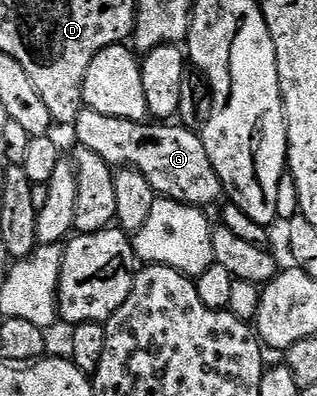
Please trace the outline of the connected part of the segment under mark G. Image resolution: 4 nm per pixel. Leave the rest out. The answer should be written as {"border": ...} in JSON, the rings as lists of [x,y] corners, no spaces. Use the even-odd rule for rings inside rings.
{"border":[[[85,107],[78,113],[74,124],[75,142],[90,149],[90,153],[98,153],[98,157],[114,169],[140,171],[142,177],[150,181],[157,196],[201,209],[208,209],[211,203],[219,204],[220,195],[225,194],[224,184],[214,165],[210,165],[210,157],[206,157],[203,138],[183,125],[168,126],[172,125],[157,125],[152,121],[135,123],[118,117],[106,117],[106,113]]]}

